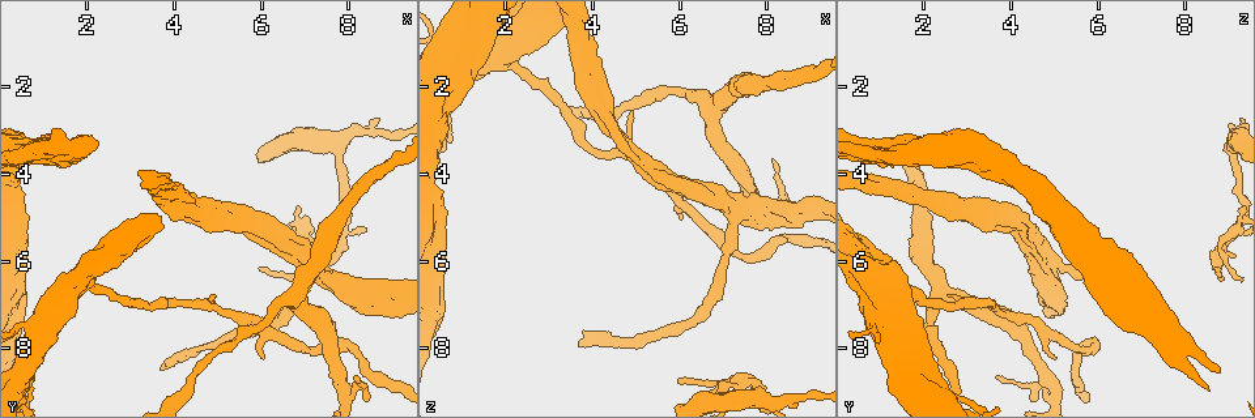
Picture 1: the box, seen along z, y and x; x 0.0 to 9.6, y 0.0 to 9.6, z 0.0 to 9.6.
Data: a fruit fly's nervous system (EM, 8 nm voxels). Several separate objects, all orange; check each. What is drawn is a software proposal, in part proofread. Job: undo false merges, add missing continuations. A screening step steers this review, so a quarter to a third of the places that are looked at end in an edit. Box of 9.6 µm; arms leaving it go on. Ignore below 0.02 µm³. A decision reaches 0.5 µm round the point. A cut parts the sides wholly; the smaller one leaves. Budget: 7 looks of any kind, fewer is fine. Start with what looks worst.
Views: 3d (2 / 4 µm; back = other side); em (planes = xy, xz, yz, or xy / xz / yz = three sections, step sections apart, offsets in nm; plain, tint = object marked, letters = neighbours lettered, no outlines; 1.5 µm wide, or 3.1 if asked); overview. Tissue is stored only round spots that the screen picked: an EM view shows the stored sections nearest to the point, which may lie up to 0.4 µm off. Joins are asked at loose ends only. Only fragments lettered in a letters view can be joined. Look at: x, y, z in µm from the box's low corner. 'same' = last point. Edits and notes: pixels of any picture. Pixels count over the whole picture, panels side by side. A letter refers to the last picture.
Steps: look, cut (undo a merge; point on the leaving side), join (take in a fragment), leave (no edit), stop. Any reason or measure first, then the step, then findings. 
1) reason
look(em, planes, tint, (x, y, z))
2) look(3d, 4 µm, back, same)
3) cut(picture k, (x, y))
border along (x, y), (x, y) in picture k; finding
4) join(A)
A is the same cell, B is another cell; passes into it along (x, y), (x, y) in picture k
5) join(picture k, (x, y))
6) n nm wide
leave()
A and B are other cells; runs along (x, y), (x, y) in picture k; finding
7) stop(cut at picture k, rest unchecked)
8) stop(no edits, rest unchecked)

look(3d, 2 µm, (7.35, 5.90, 8.70))

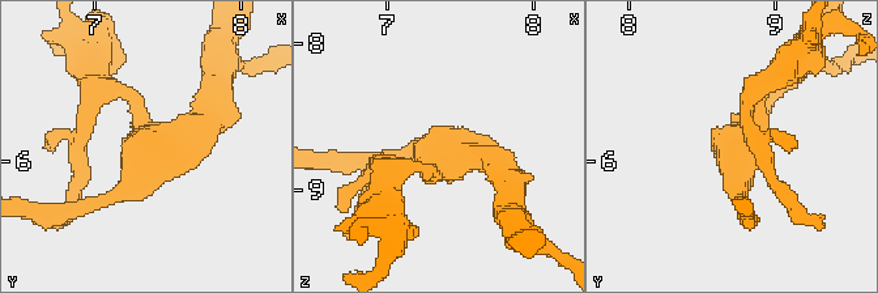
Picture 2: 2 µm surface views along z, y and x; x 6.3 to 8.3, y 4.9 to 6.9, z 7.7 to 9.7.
need the tissue
look(em, yz, step 4, tint, (7.42, 5.90, 8.78))

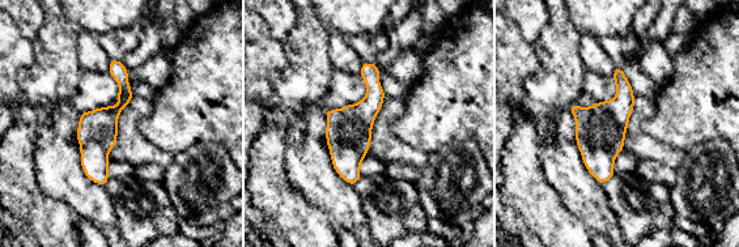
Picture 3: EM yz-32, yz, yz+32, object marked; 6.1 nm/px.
see the neighbours
look(em, yz, step 4, letters, same)

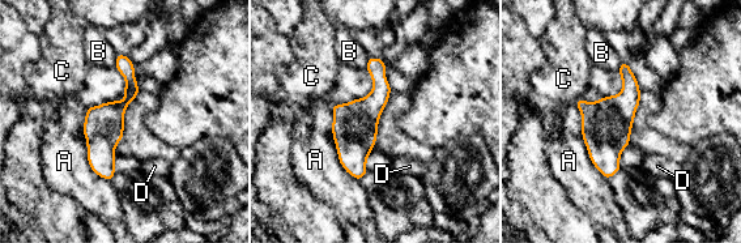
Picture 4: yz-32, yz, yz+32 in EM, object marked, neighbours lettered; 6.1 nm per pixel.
280 nm wide
leave()
A, B, C and D are other cells; runs along (122, 58), (130, 98), (106, 122), (109, 177) in picture 4; one neuron here

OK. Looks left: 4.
narrows sharply
look(em, planes, letters, (5.85, 7.50, 2.05))

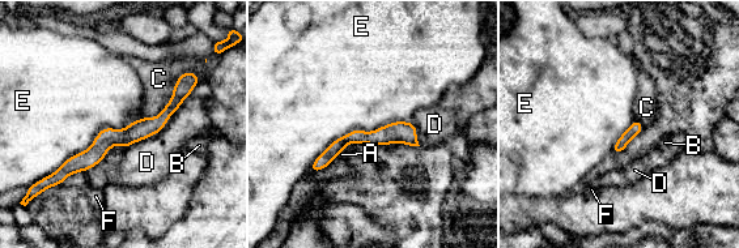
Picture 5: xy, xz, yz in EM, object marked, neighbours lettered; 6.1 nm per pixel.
leave()
A, B, C, D, E and F are other cells; runs along (185, 81), (153, 125), (62, 176) in picture 5; continuous, no second neuron

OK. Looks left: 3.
look(em, xy, step 4, letters, (3.55, 4.55, 1.65))

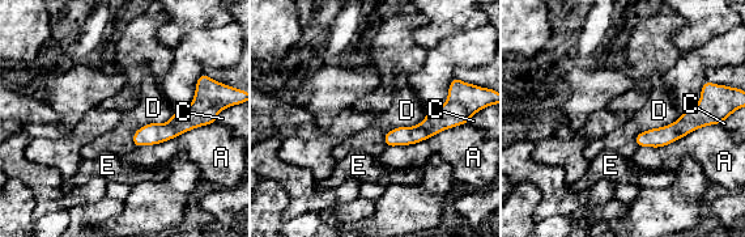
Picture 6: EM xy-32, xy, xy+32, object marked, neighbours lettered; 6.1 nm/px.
leave()
A, C, D and E are other cells; runs along (196, 104), (173, 128), (137, 143) in picture 6; no lettered fragment goes on from it

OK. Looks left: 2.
stop(no edits, rest unchecked)

